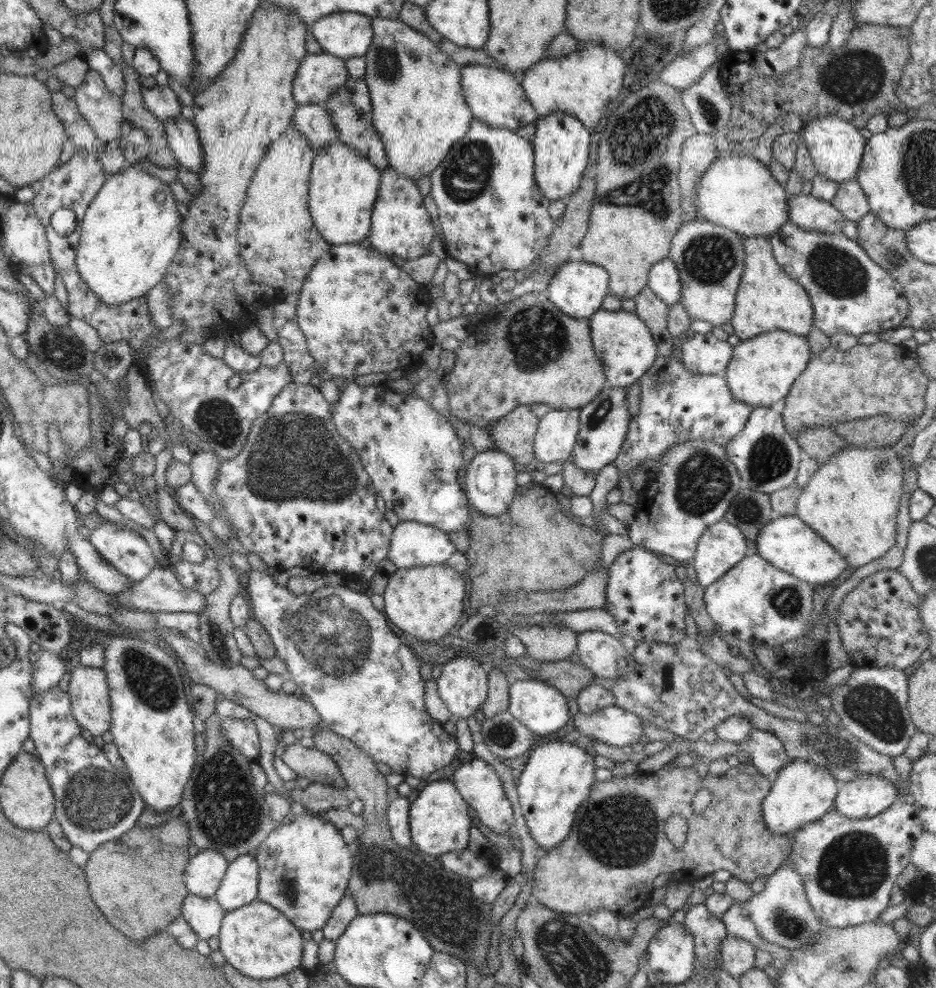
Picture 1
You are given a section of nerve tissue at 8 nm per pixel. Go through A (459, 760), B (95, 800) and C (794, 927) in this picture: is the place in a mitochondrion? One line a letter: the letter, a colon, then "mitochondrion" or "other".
A: other
B: mitochondrion
C: mitochondrion

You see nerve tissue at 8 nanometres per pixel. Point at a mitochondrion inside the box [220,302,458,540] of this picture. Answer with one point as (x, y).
(312, 463)

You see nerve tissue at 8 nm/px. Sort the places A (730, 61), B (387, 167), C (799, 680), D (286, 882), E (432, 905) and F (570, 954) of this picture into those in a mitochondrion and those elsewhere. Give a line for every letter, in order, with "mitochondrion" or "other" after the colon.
A: other
B: other
C: other
D: mitochondrion
E: mitochondrion
F: mitochondrion

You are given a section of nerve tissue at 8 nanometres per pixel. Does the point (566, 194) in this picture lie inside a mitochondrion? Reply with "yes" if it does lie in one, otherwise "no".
no

